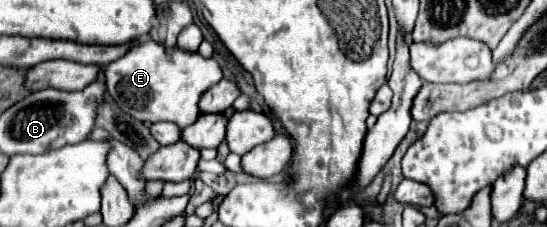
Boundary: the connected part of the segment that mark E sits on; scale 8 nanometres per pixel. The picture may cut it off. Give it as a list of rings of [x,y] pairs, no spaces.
[[[148,37],[112,61],[104,73],[108,93],[122,111],[140,121],[170,121],[178,127],[186,127],[198,119],[200,95],[222,79],[222,69],[214,59],[204,59],[200,53],[178,47],[168,49]]]

